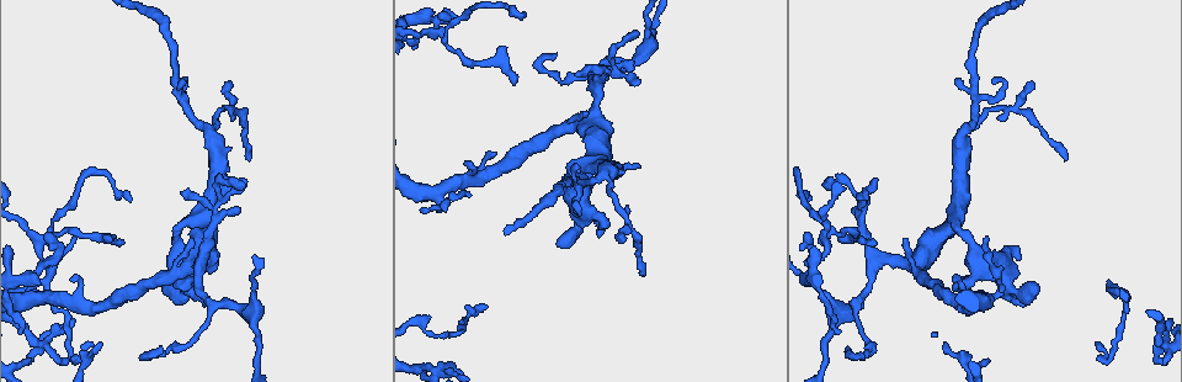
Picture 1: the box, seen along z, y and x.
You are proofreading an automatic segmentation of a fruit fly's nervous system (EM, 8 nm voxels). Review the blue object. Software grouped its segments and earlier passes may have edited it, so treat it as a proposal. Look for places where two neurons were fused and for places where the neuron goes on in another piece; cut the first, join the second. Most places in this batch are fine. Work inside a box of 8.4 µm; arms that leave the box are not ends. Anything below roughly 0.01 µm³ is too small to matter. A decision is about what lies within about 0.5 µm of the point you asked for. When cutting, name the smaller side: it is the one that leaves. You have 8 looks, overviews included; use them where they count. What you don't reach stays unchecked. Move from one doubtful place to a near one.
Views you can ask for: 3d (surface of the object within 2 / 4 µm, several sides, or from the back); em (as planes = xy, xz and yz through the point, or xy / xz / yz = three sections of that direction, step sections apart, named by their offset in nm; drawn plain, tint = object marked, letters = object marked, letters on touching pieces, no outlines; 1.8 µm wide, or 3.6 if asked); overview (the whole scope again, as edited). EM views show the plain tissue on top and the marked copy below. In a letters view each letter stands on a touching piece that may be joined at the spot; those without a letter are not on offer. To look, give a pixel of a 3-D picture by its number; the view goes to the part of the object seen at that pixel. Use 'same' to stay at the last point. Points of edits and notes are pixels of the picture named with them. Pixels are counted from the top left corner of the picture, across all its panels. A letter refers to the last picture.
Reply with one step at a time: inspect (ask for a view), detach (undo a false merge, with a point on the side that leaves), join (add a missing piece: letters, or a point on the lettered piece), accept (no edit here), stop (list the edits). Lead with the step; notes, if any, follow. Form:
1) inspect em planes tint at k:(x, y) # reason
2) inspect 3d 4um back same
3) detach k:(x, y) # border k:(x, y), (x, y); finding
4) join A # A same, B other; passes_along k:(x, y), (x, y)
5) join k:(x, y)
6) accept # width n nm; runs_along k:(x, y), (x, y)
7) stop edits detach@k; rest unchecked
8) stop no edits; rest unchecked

inspect em 3.6um yz step 16 letters at 1:(445, 37) # four arms meet

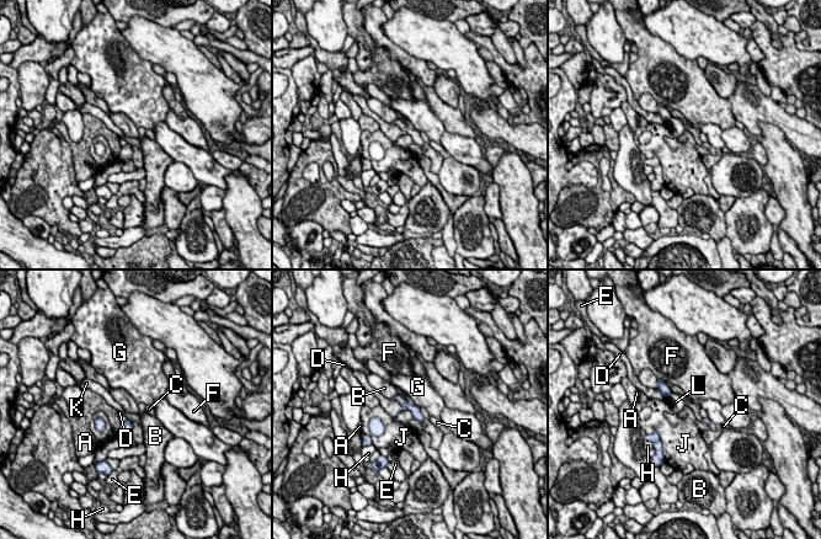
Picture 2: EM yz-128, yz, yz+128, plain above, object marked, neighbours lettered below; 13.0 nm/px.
accept # width 130 nm; A other, B other, C other, D other, E other, F other, G other, H other, J other, K other, L other; border 2:(394, 396), (401, 396), (415, 405); continuous, no second neuron

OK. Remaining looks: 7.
inspect em planes tint at 1:(120, 243)

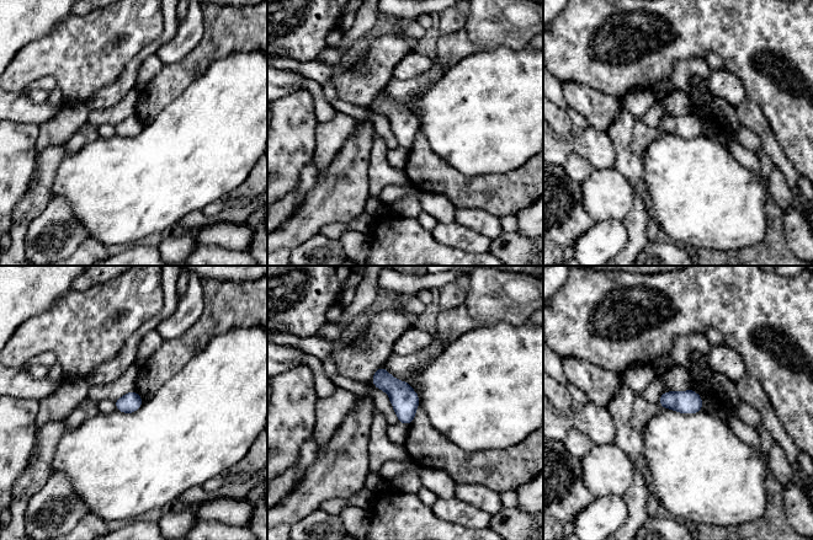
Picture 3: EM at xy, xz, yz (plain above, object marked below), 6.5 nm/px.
inspect em planes letters same # what lies round it

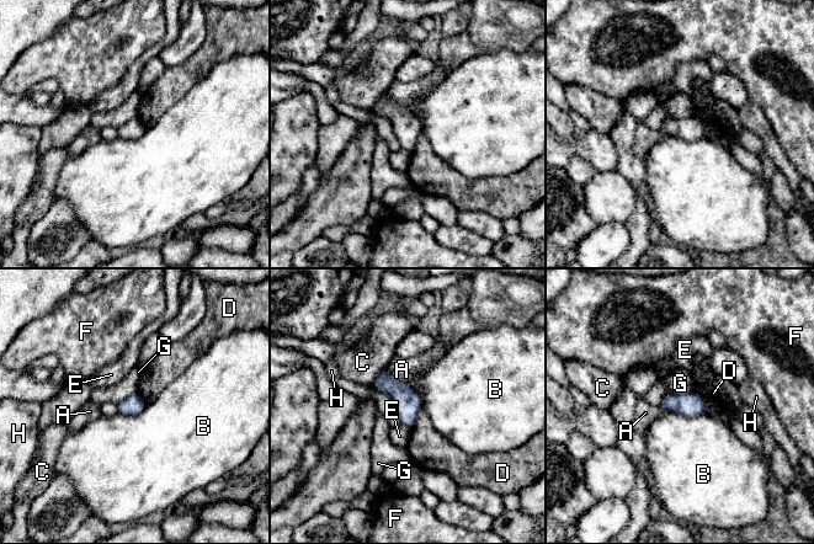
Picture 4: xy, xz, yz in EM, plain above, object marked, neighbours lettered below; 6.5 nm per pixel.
accept # A other, B other, C other, D other, E other, F other, G other, H other; border 4:(664, 409), (682, 415), (703, 414); none of them fits

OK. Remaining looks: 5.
inspect em planes tint at 1:(436, 368) # abrupt turn

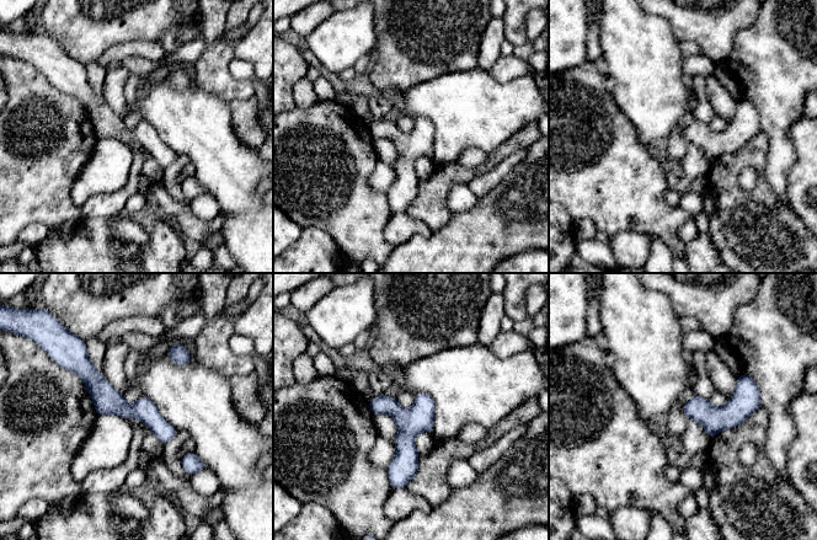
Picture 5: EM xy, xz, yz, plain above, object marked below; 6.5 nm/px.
inspect em planes letters same # what lies round it

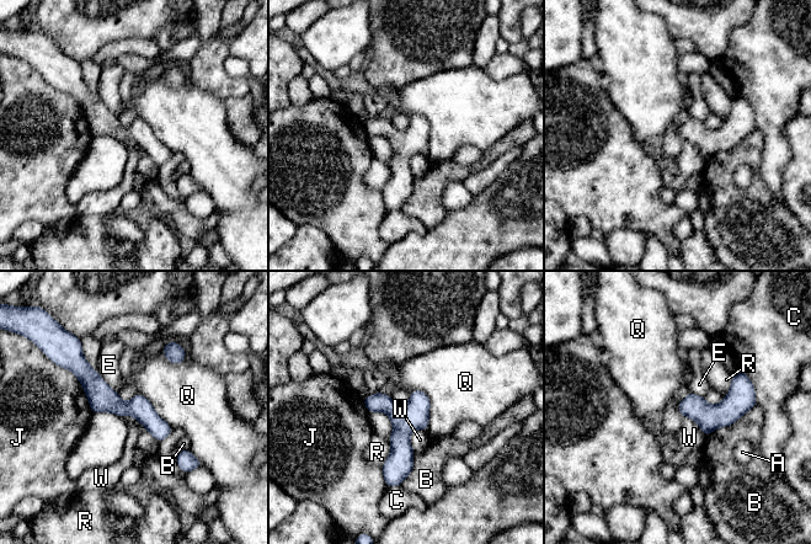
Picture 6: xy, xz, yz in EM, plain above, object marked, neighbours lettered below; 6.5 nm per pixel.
accept # A other, B other, C other, E other, J other, Q other, R other, W other; border 6:(423, 428), (410, 435), (414, 453); all the same neuron

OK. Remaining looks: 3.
stop no edits; rest unchecked

